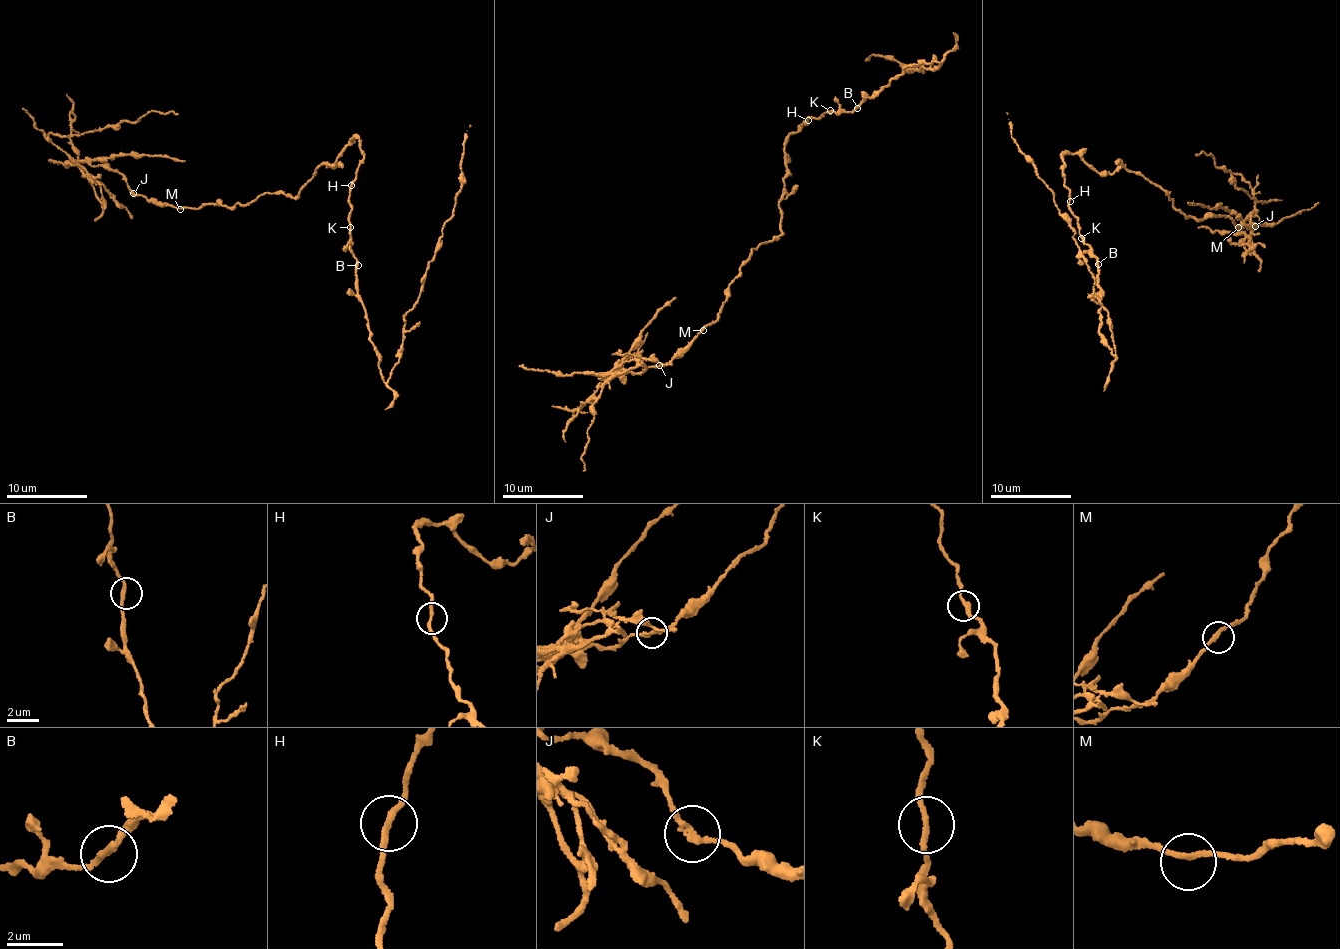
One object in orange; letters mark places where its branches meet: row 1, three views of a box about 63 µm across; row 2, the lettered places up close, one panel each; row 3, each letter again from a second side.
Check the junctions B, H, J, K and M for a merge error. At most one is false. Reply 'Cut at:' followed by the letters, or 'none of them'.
Cut at: J

